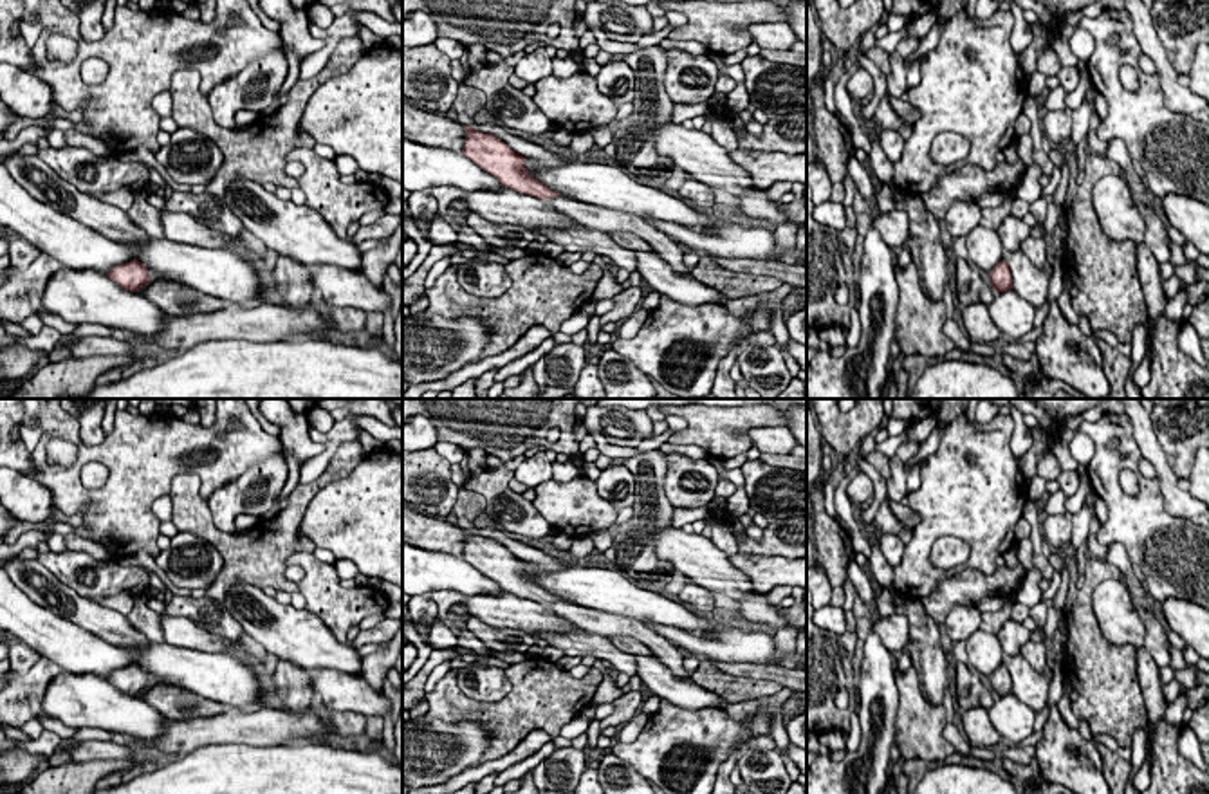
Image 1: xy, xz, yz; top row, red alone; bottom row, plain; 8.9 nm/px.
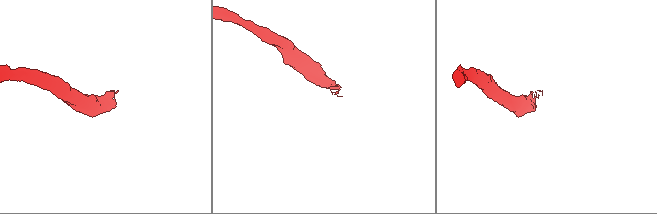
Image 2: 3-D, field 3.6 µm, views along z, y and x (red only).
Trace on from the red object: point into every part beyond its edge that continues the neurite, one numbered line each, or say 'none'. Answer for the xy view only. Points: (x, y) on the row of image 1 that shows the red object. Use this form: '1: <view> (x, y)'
none

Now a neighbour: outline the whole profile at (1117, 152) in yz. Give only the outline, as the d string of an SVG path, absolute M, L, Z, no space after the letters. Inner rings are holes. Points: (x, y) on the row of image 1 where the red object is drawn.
M1119 139L1108 141L1106 157L1115 161L1121 166L1122 179L1126 180L1131 193L1144 195L1142 179L1137 175L1133 168L1133 159L1130 157L1126 144Z

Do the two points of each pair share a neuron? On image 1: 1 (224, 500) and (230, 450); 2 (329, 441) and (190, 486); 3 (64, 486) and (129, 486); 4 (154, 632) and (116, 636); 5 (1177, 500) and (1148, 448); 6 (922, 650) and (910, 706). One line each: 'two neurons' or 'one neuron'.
1: two neurons
2: two neurons
3: one neuron
4: two neurons
5: one neuron
6: two neurons

